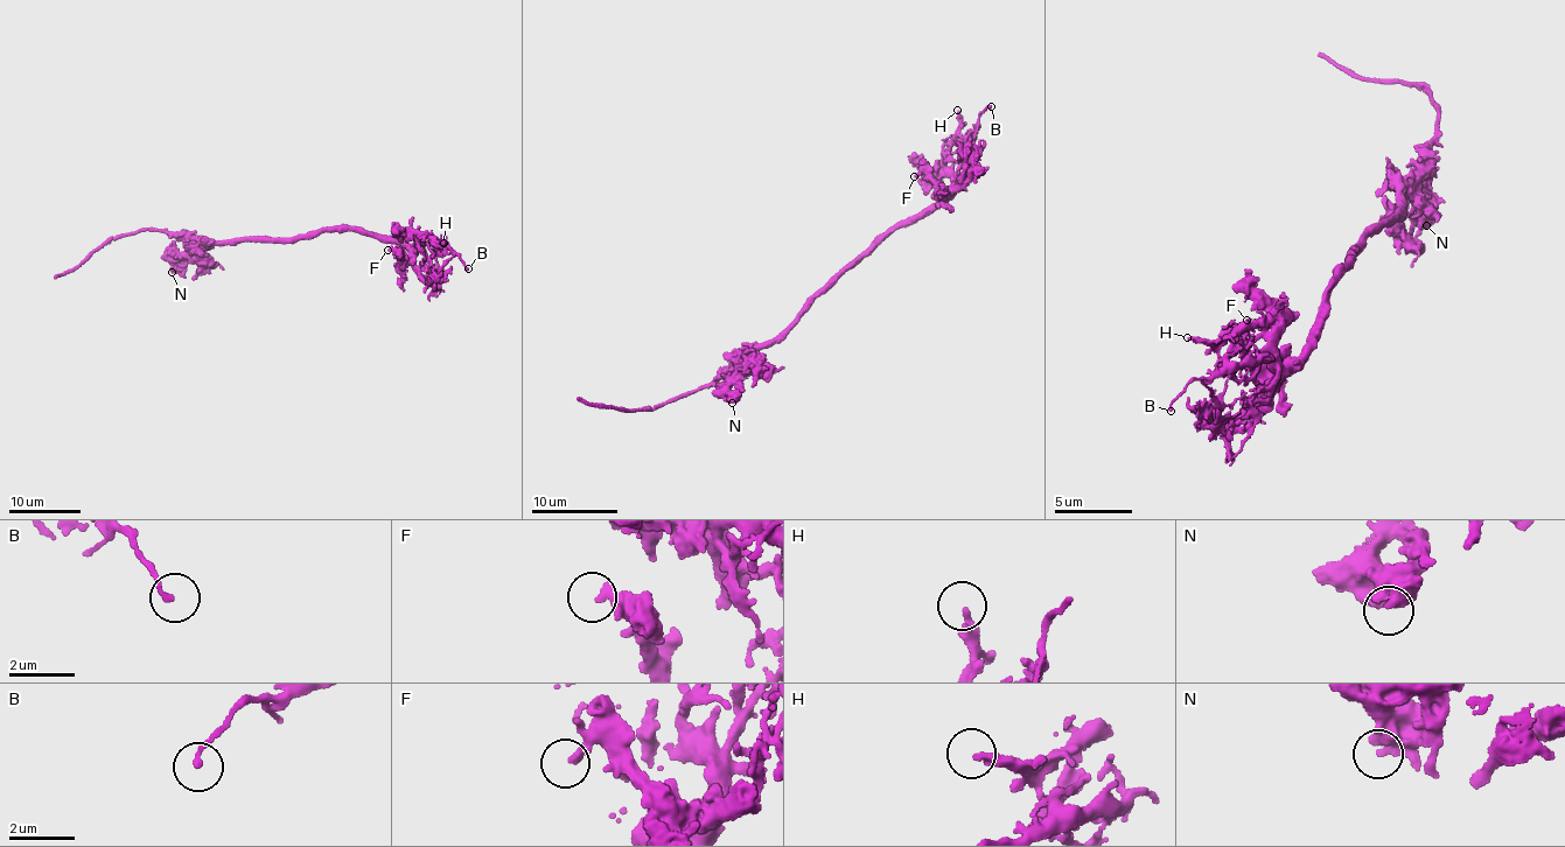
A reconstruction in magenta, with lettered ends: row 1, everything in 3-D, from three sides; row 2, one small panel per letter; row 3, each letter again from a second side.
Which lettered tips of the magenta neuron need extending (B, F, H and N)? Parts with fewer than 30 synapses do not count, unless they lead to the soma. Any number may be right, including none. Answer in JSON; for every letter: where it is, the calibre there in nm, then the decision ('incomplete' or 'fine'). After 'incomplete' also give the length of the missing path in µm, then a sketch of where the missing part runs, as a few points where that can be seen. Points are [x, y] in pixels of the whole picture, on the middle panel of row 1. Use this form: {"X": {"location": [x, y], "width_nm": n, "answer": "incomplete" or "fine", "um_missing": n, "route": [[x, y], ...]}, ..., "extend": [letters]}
{"B": {"location": [991, 106], "width_nm": 150, "answer": "fine"}, "F": {"location": [914, 176], "width_nm": 280, "answer": "fine"}, "H": {"location": [957, 110], "width_nm": 240, "answer": "fine"}, "N": {"location": [732, 403], "width_nm": 500, "answer": "fine"}, "extend": []}

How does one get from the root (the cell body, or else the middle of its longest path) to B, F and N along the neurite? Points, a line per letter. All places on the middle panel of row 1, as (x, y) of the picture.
B: (811, 303), (844, 270), (857, 264), (886, 237), (913, 222), (947, 194), (965, 160), (979, 112), (991, 106)
F: (811, 303), (844, 270), (871, 254), (898, 226), (948, 197), (948, 191), (926, 174), (914, 176)
N: (811, 303), (787, 330), (757, 345), (732, 403)

